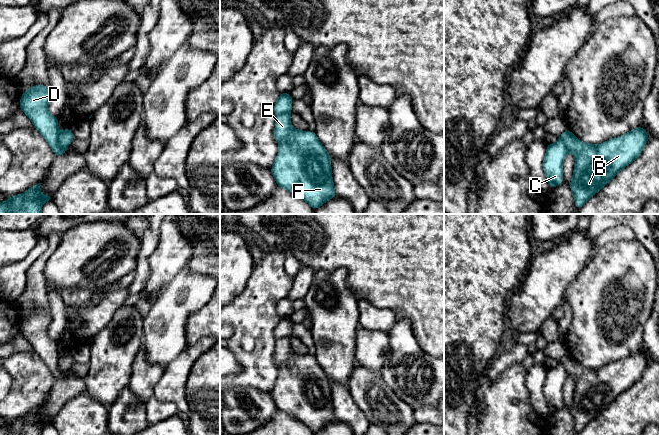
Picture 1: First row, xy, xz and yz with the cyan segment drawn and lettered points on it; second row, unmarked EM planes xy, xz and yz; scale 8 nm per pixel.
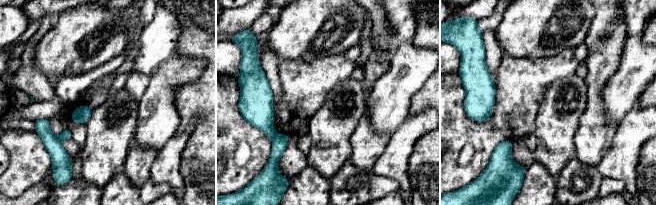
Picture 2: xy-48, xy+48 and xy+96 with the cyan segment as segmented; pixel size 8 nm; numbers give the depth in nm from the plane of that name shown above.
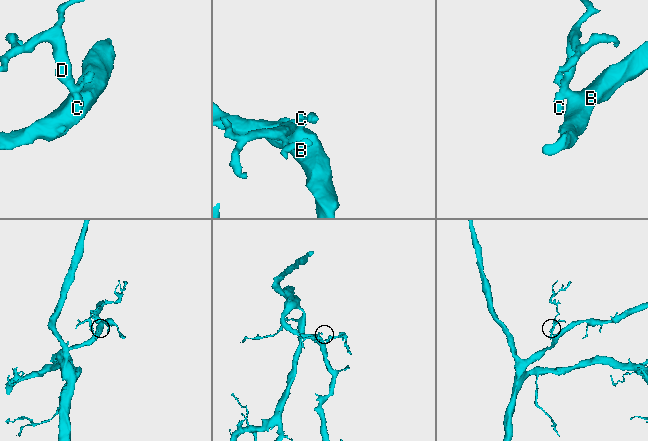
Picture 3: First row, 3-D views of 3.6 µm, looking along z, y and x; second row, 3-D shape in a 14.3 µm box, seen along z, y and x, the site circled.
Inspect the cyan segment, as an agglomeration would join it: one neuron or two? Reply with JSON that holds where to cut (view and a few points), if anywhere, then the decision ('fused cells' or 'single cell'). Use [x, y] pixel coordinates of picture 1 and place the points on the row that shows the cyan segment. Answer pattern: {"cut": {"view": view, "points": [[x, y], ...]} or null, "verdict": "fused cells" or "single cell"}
{"cut": {"view": "xy", "points": [[58, 132], [58, 144], [65, 148]]}, "verdict": "fused cells"}

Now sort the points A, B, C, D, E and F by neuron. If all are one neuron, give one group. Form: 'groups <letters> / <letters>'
groups A B E F / C D

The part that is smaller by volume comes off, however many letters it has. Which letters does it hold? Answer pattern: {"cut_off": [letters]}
{"cut_off": ["C", "D"]}

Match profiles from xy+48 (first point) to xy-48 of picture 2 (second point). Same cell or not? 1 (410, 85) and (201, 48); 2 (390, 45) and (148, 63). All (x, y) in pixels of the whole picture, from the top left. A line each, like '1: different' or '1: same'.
1: different
2: same

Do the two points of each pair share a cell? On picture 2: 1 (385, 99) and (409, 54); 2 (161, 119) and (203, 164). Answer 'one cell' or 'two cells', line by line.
1: one cell
2: two cells

